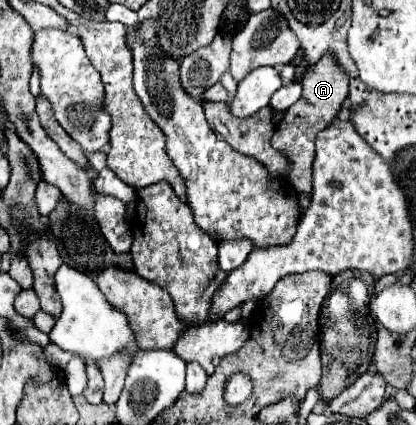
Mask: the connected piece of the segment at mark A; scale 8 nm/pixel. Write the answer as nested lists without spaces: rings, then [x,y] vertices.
[[[321,58],[321,62],[317,62],[317,66],[313,66],[313,70],[305,72],[301,84],[303,84],[303,96],[299,98],[299,102],[295,102],[285,112],[283,120],[279,122],[279,126],[271,138],[271,146],[289,160],[289,174],[287,174],[289,184],[299,194],[309,196],[313,160],[315,160],[315,138],[321,130],[325,130],[333,122],[333,118],[337,118],[341,104],[347,98],[349,78],[345,78],[345,72],[339,70],[339,66],[337,66],[337,62],[333,62],[333,58]]]

